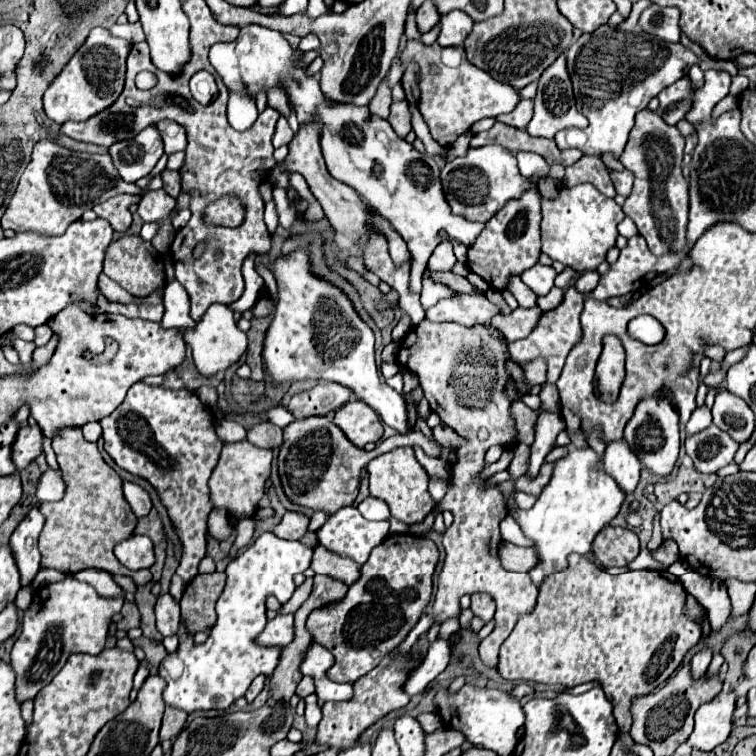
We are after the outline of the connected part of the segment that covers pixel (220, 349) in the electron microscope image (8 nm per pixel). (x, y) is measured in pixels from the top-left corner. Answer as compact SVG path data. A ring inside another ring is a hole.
M213 303L207 313L195 323L193 329L179 329L181 337L185 339L185 343L191 347L193 351L193 361L195 367L199 369L201 375L211 377L219 371L229 369L231 365L235 365L243 353L247 351L247 335L243 331L237 329L235 319L233 319L233 311L227 305L217 305Z

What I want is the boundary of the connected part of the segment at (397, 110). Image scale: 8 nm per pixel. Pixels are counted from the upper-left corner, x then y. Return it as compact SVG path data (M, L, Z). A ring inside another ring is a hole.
M401 101L401 103L393 103L391 105L391 113L389 113L389 123L391 127L395 129L395 133L405 139L407 133L411 131L411 115L409 115L409 109L407 109L407 101Z

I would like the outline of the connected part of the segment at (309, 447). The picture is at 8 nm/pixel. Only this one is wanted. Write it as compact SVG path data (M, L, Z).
M307 417L301 421L293 421L283 429L283 445L279 449L279 475L285 493L291 501L311 507L311 509L323 509L327 513L339 511L345 505L351 505L359 491L361 481L361 469L375 459L377 455L383 455L395 447L423 447L427 455L437 457L439 447L431 443L421 431L413 431L413 435L395 435L389 439L383 439L379 447L373 451L365 451L355 447L345 433L327 417Z

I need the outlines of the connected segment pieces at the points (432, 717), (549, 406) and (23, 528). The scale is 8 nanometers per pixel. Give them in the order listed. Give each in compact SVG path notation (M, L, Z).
M431 711L431 713L423 713L423 715L419 715L417 717L417 721L421 723L421 727L425 727L425 733L433 733L435 729L439 729L441 725L443 725L443 721L441 721L441 717L435 713L435 711Z
M546 383L539 394L541 400L541 411L559 412L560 398L555 385Z
M33 507L11 535L9 547L13 551L21 575L21 585L29 585L39 571L41 555L37 549L37 537L43 529L43 523L45 523L43 515L37 511L37 507Z

